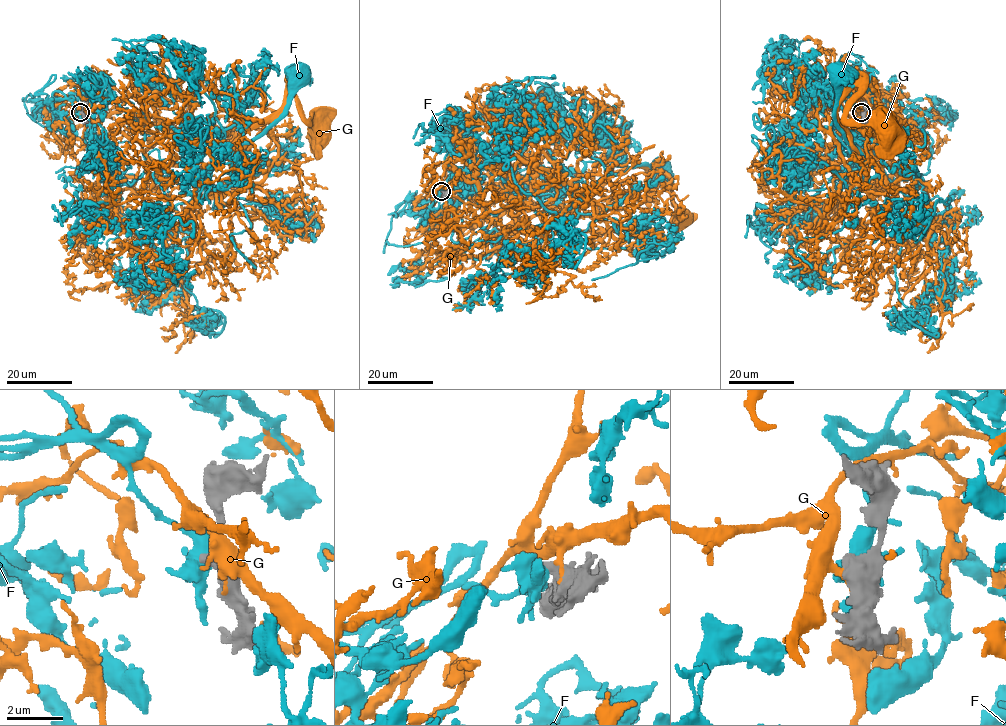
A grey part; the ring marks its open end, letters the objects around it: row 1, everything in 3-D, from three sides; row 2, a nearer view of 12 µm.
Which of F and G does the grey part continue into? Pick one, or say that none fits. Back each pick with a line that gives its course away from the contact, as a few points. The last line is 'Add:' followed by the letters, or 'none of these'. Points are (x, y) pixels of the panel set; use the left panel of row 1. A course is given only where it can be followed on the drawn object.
Add: none of these

